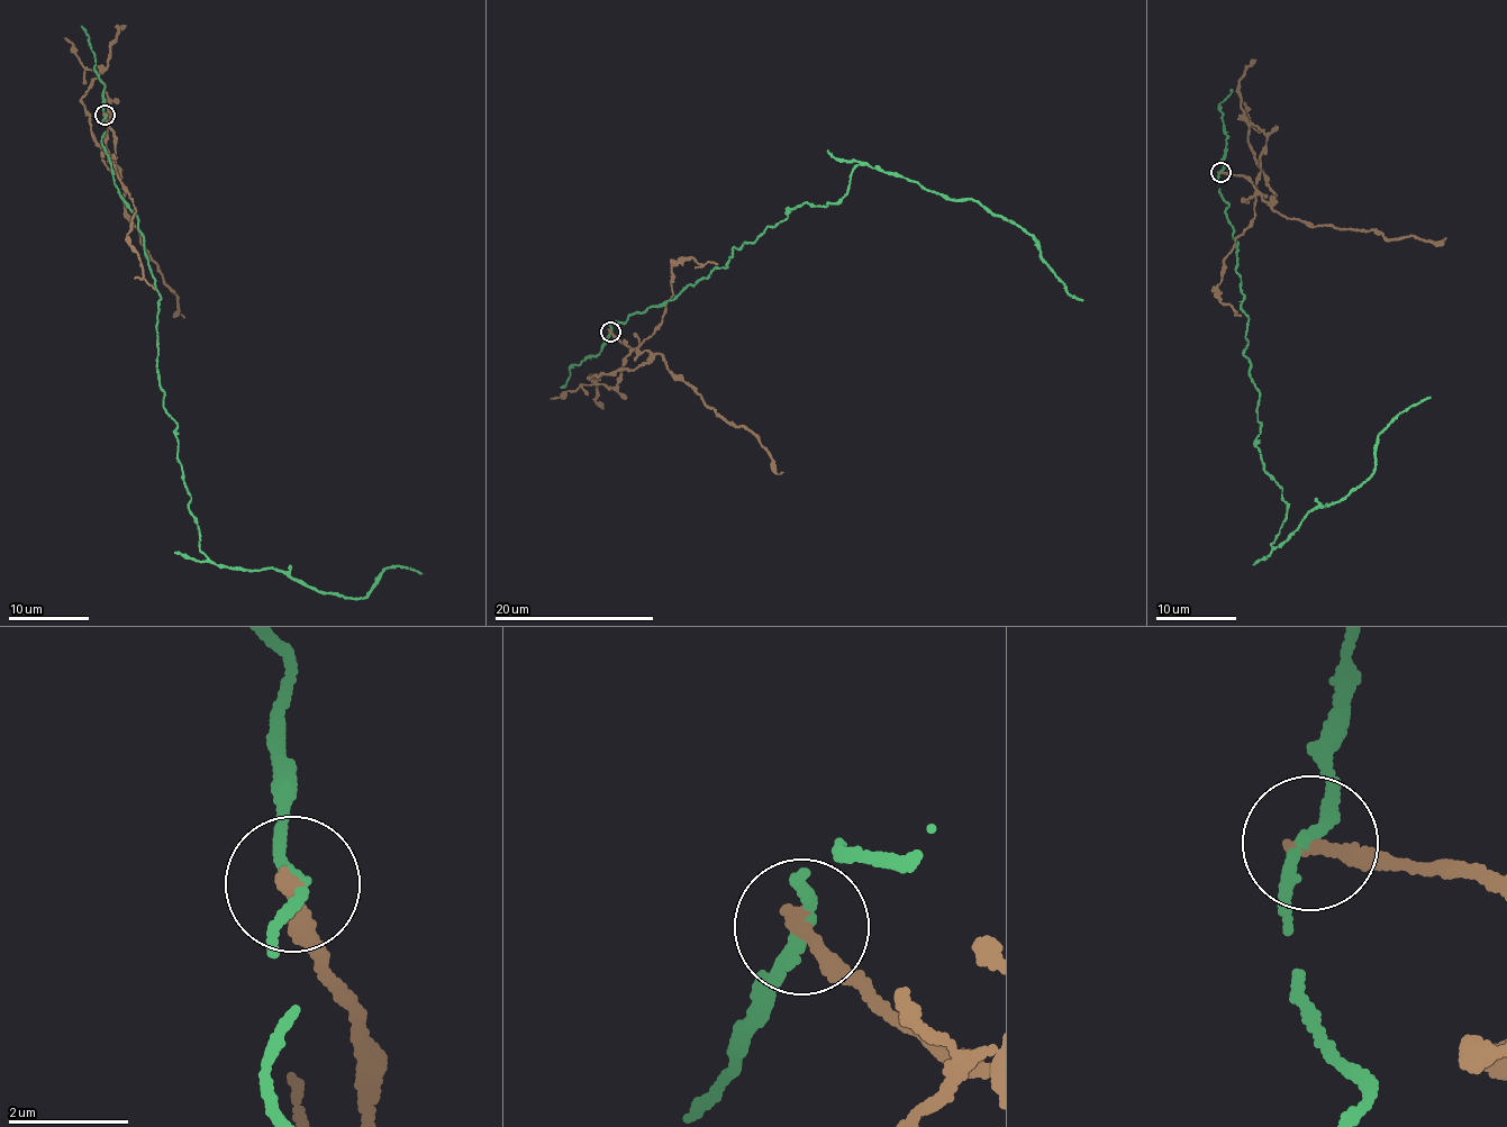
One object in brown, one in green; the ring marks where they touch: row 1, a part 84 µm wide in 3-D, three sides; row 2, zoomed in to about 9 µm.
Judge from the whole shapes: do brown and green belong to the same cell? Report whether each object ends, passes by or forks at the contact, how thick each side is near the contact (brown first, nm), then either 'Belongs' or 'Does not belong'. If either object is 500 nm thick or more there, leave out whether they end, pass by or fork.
At the ring brown ends. At the ring green passes by. Thickness 260 nm (brown) against 200 nm. Does not belong

